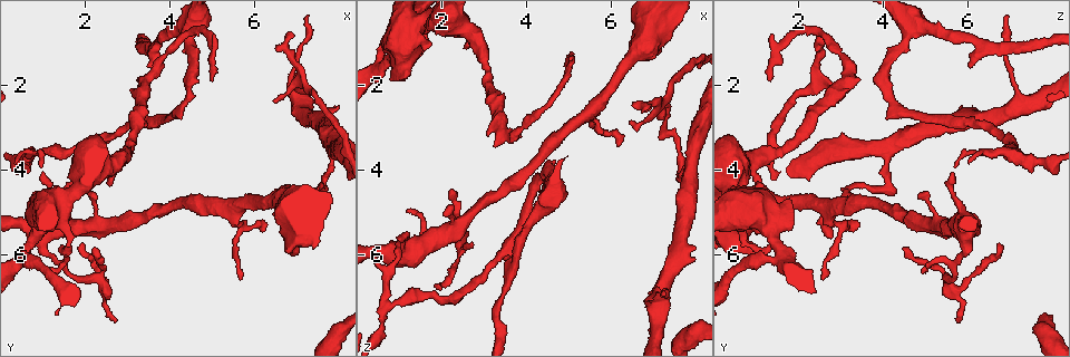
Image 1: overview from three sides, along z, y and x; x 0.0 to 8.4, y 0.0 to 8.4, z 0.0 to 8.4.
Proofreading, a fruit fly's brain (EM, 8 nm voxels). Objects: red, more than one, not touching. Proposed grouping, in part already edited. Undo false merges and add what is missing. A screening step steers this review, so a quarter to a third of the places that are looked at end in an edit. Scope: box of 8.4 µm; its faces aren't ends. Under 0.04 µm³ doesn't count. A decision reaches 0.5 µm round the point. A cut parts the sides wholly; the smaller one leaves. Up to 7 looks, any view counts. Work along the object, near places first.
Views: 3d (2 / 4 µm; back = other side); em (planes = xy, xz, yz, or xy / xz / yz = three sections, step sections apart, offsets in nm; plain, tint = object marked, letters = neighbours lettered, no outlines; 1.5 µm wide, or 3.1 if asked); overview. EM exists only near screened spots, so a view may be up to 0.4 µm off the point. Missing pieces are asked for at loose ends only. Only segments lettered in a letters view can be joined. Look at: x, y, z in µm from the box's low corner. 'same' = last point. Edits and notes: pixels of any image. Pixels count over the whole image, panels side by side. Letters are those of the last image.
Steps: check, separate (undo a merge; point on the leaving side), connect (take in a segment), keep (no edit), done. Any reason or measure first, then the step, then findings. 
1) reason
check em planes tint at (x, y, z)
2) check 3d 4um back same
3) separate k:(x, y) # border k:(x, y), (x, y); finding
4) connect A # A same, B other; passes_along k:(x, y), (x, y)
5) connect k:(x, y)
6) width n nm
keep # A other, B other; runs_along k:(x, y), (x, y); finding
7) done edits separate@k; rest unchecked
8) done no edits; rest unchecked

sharp bend
check em planes letters at (2.30, 6.55, 5.55)

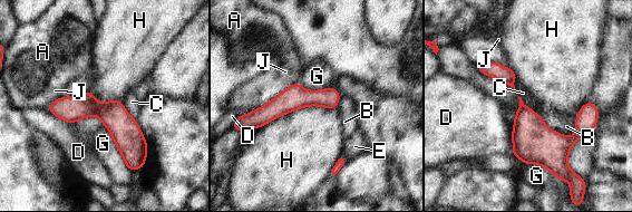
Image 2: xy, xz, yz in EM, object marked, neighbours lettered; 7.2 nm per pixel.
keep # A other, B other, C other, D other, E other, G other, H other, J other; runs_along 2:(51, 108), (101, 111), (137, 162); all the same cell

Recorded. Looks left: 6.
thick end
check em planes letters at (2.50, 4.35, 1.15)

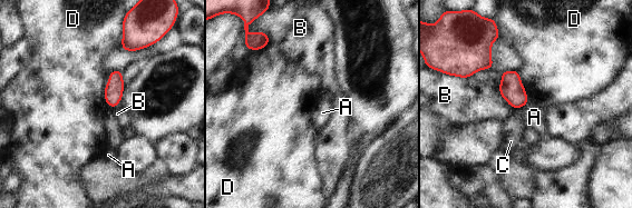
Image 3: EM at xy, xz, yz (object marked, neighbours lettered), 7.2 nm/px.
keep # A other, B other, C other, D other; border 3:(528, 101), (523, 106); no lettered segment goes on from it

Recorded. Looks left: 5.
two arms in line, one across
check 3d 4um at (4.55, 0.70, 4.50)

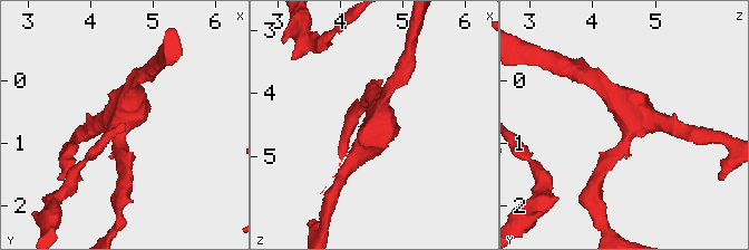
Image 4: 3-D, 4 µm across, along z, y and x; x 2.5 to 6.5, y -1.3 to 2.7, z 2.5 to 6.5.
arms 3; now the EM
check em planes plain at (4.55, 0.65, 4.50)

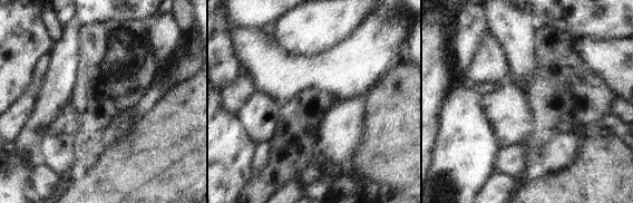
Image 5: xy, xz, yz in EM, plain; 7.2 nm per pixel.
check em planes letters same

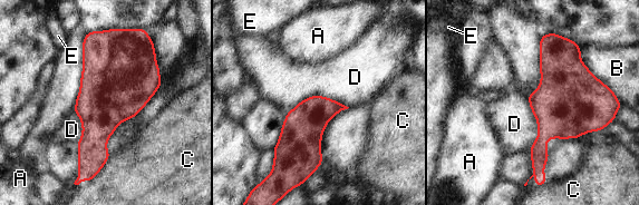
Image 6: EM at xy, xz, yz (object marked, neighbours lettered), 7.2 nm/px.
keep # A other, B other, C other, D other, E other; border 6:(349, 107), (309, 96), (286, 115); one cell here

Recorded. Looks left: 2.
done no edits; rest unchecked

